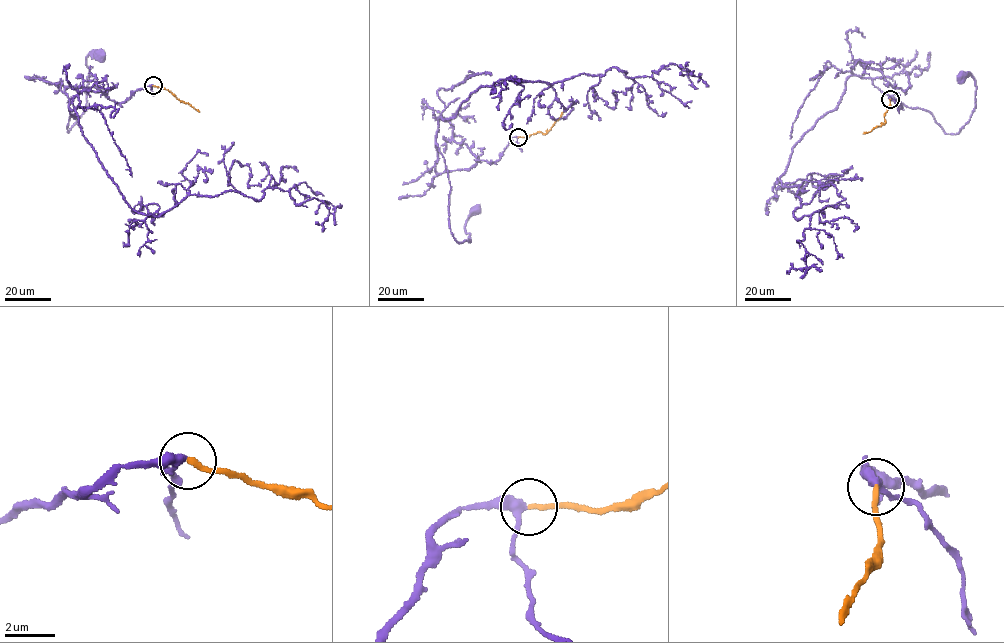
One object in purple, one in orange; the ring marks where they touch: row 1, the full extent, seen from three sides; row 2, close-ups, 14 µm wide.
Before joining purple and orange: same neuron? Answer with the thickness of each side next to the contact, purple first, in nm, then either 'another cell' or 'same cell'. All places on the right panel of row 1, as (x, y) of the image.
320 nm thick on the purple side, 200 nm on the other; same cell

